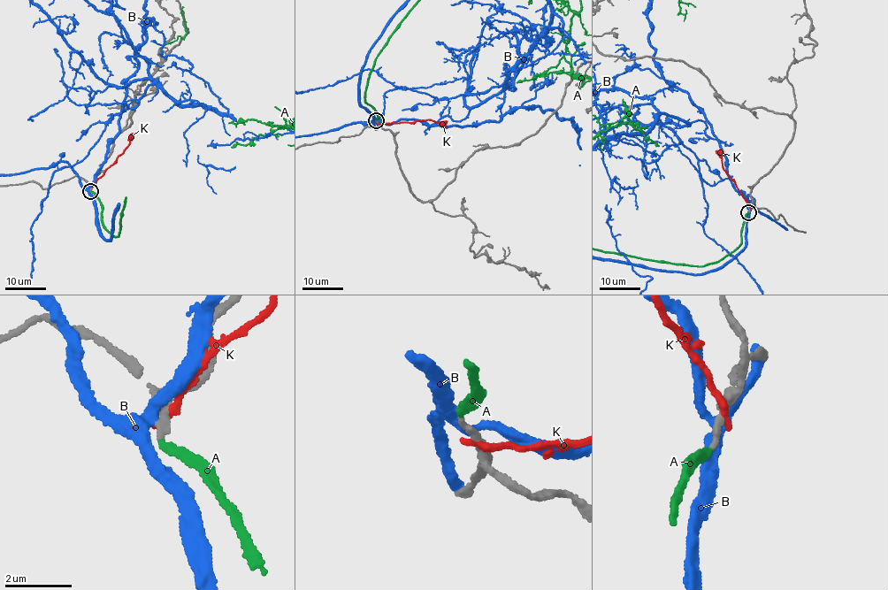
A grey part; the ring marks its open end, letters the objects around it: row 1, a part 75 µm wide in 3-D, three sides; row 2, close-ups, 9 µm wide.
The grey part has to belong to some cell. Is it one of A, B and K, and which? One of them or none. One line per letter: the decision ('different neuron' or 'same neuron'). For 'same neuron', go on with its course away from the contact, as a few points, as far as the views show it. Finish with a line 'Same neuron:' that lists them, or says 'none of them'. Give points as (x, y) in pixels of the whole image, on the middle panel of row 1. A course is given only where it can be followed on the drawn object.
A: same neuron
B: different neuron
K: different neuron
Same neuron: A

